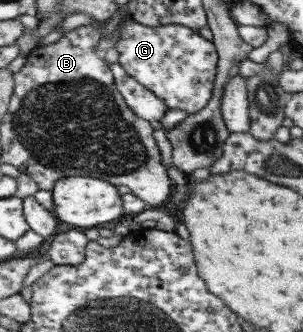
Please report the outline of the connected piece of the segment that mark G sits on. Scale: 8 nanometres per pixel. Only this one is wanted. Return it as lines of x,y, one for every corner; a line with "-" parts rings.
127,19
114,47
128,75
161,97
170,110
184,109
189,115
197,114
210,103
219,69
219,50
213,40
204,39
191,26
147,26

